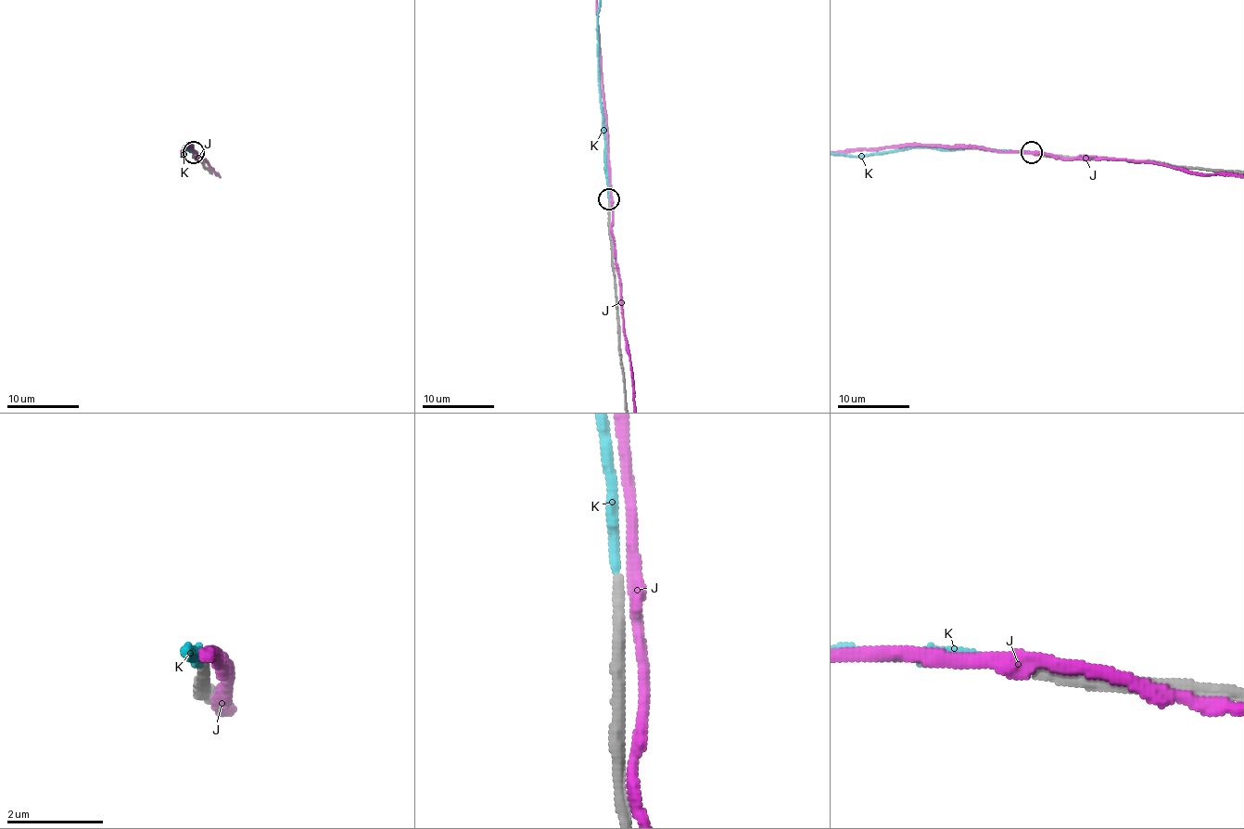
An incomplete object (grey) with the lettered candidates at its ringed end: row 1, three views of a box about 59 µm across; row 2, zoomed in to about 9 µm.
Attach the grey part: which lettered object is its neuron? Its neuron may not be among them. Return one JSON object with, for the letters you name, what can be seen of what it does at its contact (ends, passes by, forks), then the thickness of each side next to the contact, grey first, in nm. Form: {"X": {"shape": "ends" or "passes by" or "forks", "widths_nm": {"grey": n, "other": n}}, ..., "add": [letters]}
{"K": {"shape": "ends", "widths_nm": {"grey": 220, "other": 200}}, "add": ["K"]}

